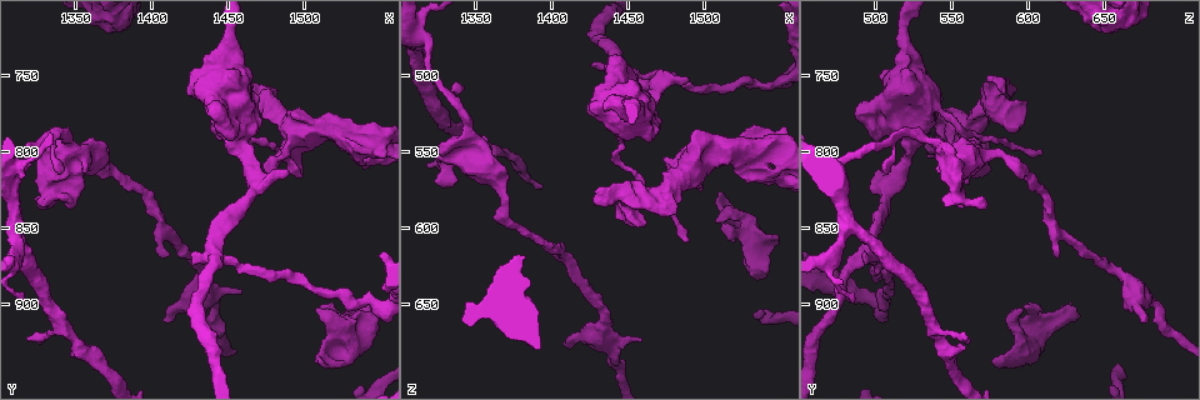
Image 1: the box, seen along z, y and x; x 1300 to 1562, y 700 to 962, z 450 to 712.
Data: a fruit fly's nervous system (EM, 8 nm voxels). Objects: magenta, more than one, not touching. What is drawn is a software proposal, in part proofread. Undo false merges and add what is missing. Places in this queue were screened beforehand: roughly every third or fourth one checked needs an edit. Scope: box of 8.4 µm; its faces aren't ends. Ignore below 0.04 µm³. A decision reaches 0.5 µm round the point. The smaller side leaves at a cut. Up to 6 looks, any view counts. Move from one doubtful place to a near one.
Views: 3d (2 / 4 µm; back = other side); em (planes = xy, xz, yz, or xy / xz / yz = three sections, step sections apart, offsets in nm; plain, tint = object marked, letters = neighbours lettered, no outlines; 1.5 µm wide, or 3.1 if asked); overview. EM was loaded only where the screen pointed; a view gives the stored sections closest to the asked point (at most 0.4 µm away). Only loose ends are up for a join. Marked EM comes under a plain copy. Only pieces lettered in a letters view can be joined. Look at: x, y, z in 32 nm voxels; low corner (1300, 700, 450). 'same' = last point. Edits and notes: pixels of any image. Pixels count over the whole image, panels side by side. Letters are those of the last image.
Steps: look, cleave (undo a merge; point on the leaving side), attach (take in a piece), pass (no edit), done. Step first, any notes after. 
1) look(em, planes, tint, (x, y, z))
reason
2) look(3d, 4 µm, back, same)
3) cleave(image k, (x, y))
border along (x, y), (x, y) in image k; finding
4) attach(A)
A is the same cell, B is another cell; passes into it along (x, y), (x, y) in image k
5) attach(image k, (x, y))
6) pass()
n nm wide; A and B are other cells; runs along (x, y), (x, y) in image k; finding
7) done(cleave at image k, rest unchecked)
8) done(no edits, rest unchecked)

look(3d, 2 µm, (1542, 898, 630))
thick end

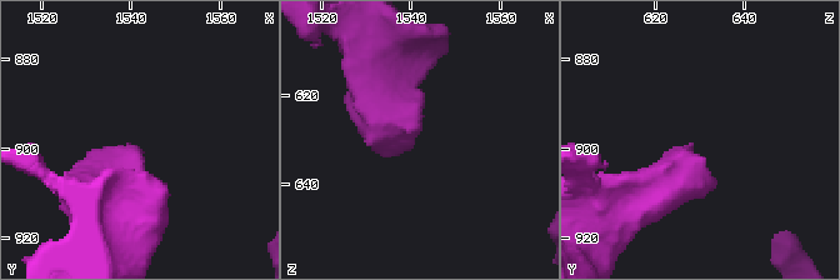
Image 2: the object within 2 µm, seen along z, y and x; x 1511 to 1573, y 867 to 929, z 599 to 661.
look(em, planes, letters, (1541, 899, 628))
shape alone is not enough

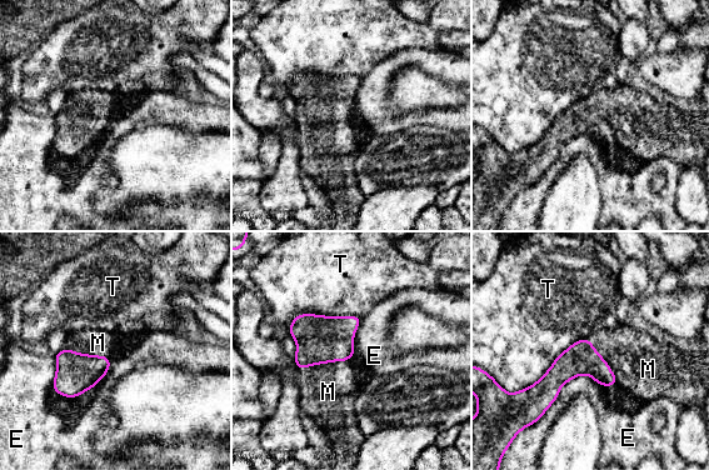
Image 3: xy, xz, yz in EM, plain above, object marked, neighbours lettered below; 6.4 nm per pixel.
attach(M)
M is the same cell, E and T are other cells; passes into it along (320, 339), (324, 363), (328, 391) in image 3; it goes on there

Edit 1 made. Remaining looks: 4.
look(overview)
redraw

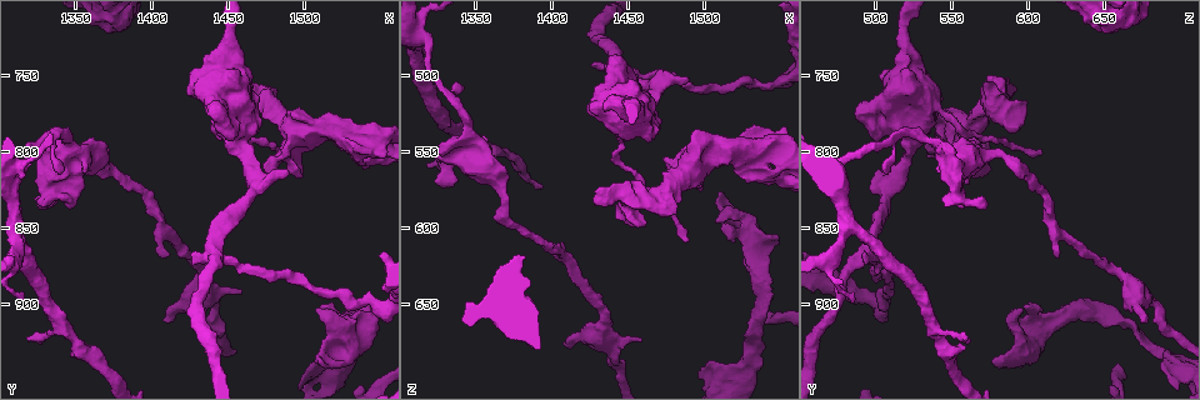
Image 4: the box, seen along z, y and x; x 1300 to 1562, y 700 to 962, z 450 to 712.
look(3d, 4 µm, (1428, 872, 492))
free end

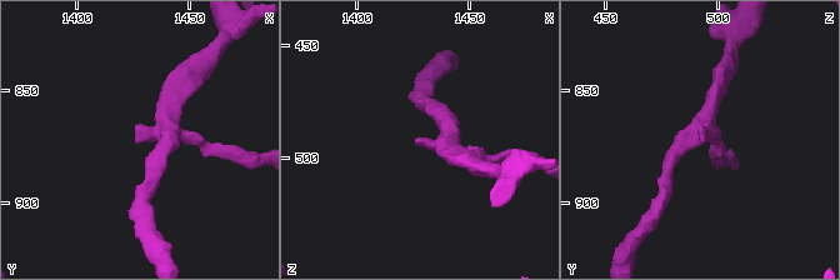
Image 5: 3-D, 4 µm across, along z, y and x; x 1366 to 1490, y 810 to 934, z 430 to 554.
look(em, planes, letters, (1428, 873, 494))
3 arms; arms of 220, 220, 240 nm; need the tissue

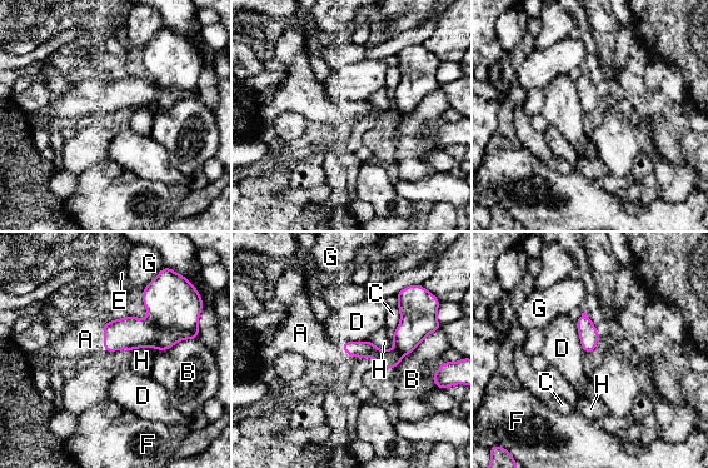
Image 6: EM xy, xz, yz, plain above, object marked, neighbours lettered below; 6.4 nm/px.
attach(A)
B touches over 400 nm; A is the same cell, B, C, D, E, F, G and H are other cells; the cell continues

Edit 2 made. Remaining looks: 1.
look(em, planes, letters, (1318, 922, 560))
tapers out

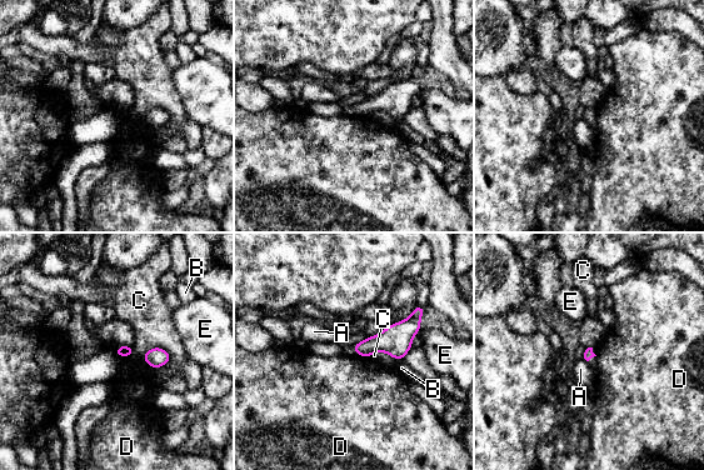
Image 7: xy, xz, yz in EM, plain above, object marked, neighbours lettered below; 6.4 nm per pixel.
pass()
A, B, C, D and E are other cells; none of them fits

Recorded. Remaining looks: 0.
done(attach at image 3, attach at image 6, rest unchecked)

